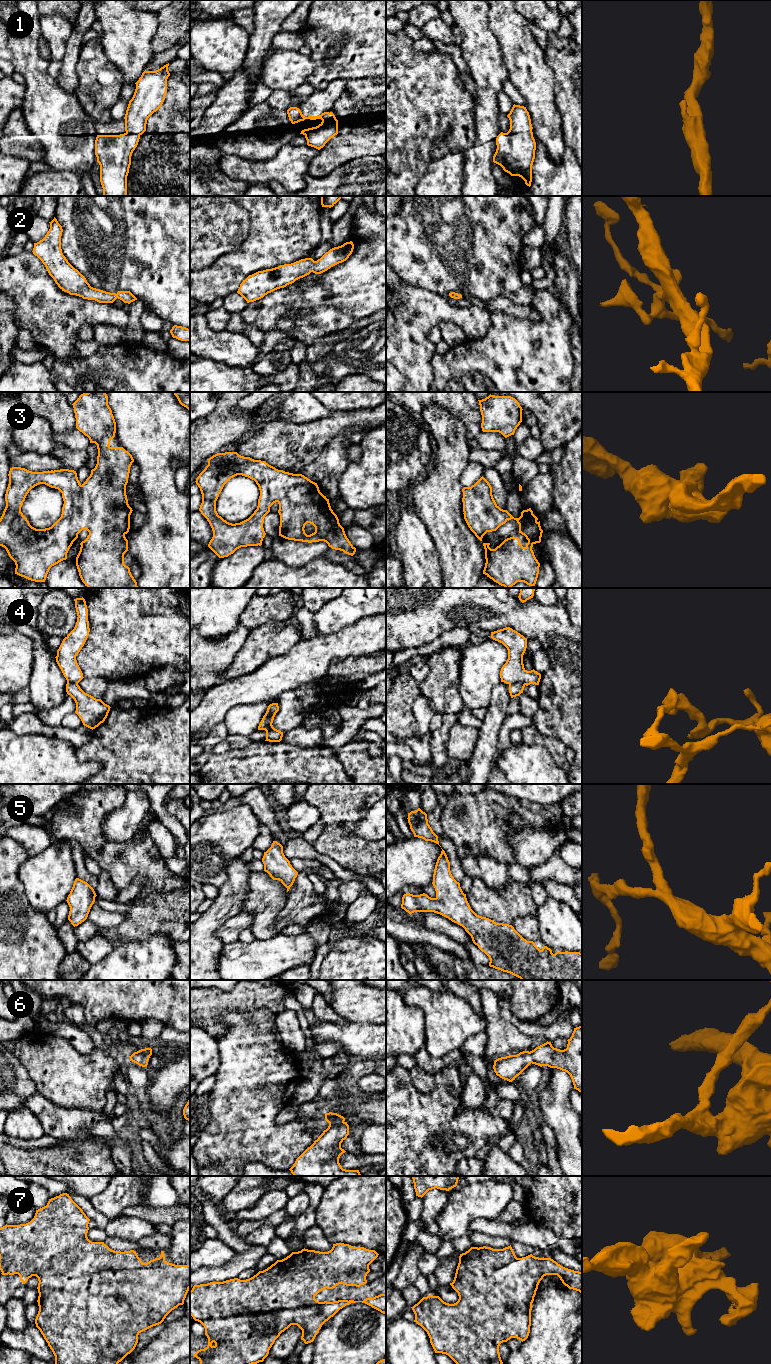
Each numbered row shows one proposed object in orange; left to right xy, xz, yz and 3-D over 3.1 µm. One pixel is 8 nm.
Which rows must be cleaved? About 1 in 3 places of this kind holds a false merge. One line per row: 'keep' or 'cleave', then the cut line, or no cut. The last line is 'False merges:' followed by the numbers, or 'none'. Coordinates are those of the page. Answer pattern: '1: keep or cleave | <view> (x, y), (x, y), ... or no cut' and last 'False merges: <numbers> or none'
1: keep | no cut
2: keep | no cut
3: keep | no cut
4: cleave | xz (266, 713), (269, 716), (269, 720), (264, 729)
5: keep | no cut
6: keep | no cut
7: keep | no cut
False merges: 4

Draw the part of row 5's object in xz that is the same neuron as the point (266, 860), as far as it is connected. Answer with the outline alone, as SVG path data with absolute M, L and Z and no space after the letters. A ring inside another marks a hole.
M273 841L271 847L264 852L262 862L264 864L264 871L267 872L273 880L279 880L287 888L288 892L298 872L285 857L283 846L277 841Z

